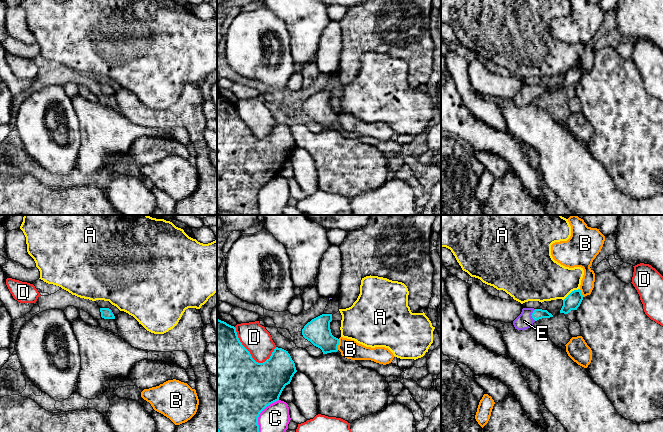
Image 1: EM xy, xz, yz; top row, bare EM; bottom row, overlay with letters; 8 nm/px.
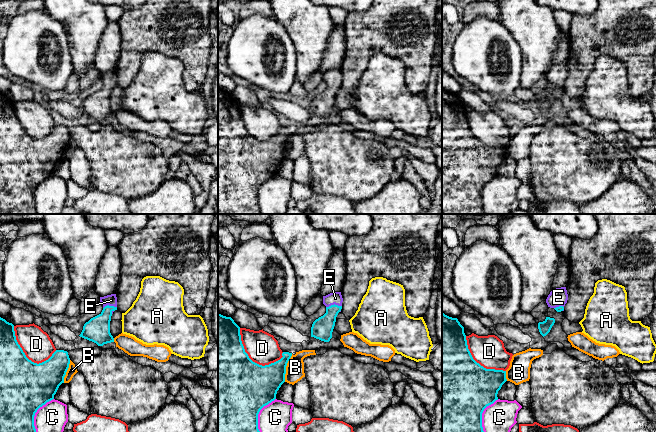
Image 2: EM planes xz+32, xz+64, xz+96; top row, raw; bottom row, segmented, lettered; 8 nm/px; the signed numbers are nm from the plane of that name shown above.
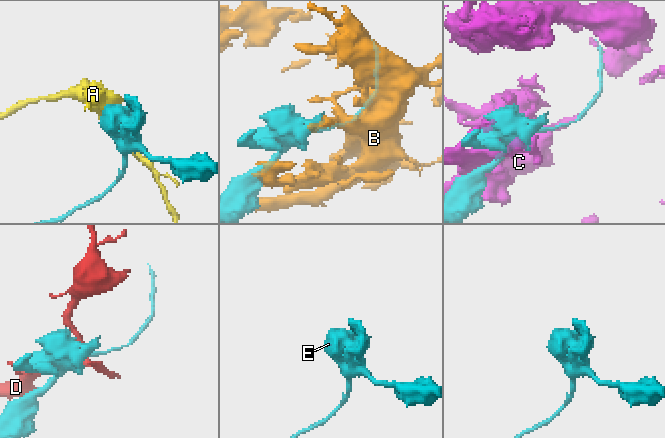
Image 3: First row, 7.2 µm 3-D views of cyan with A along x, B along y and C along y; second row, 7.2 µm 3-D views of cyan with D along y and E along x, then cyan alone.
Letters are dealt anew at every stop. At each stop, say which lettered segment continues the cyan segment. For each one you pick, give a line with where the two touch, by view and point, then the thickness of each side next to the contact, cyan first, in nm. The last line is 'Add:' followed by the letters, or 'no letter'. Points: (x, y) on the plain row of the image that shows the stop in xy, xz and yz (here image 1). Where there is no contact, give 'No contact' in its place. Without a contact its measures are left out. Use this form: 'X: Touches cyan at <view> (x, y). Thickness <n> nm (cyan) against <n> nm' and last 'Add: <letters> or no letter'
E: Touches cyan at yz (531, 91). Thickness 90 nm (cyan) against 130 nm
Add: E

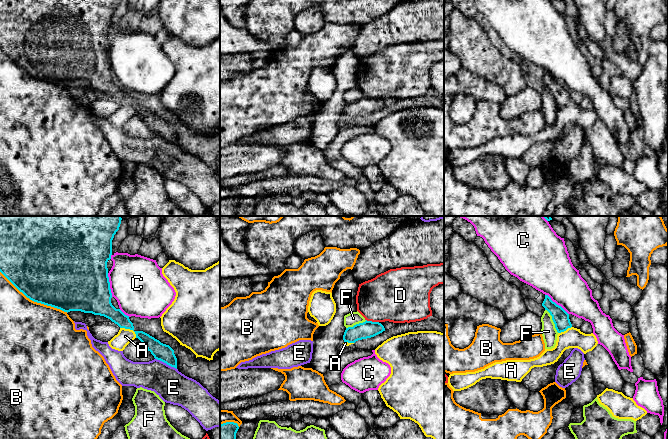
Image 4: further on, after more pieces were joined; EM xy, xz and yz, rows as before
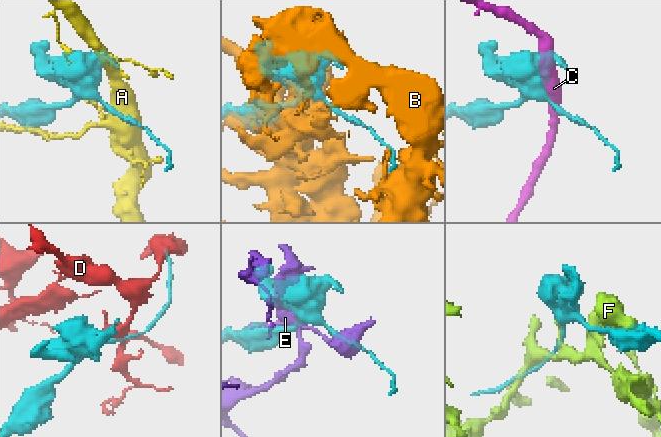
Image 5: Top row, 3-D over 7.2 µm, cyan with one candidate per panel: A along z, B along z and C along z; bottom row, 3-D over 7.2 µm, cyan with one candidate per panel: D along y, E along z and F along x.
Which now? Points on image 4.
Add: no letter

